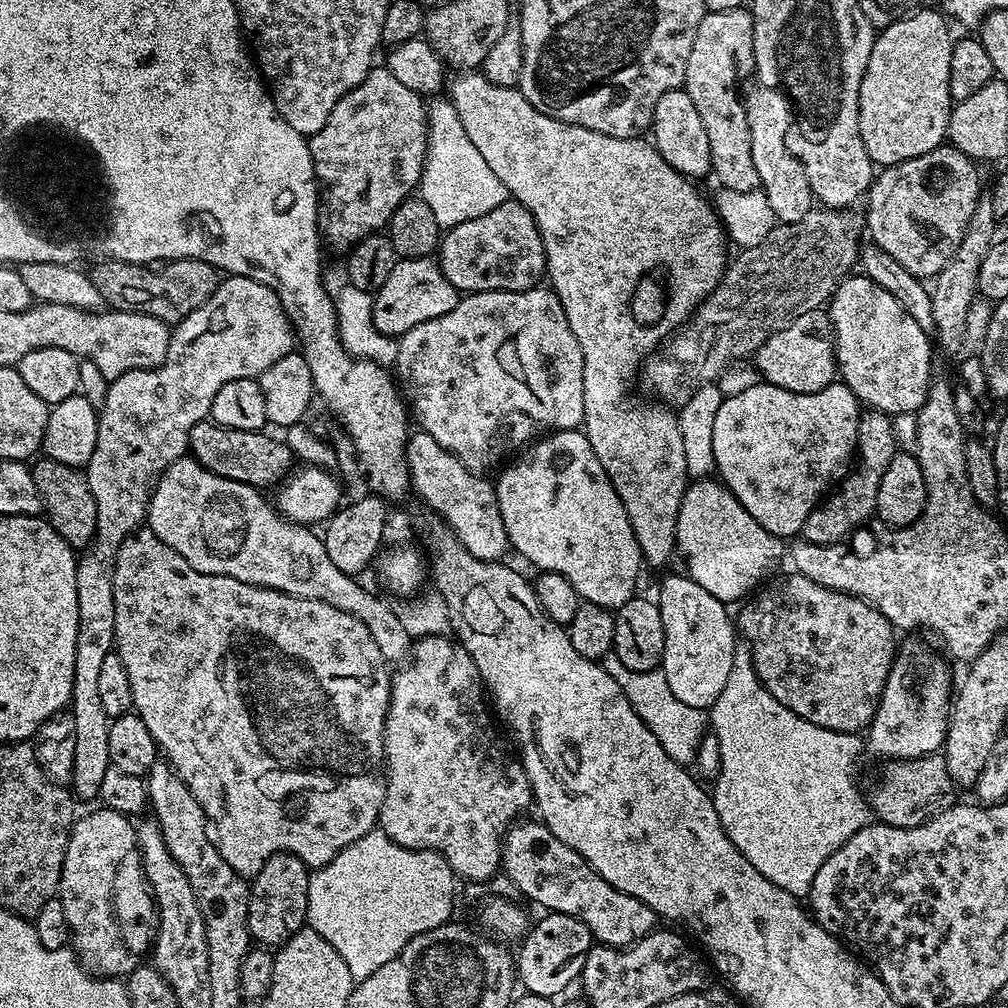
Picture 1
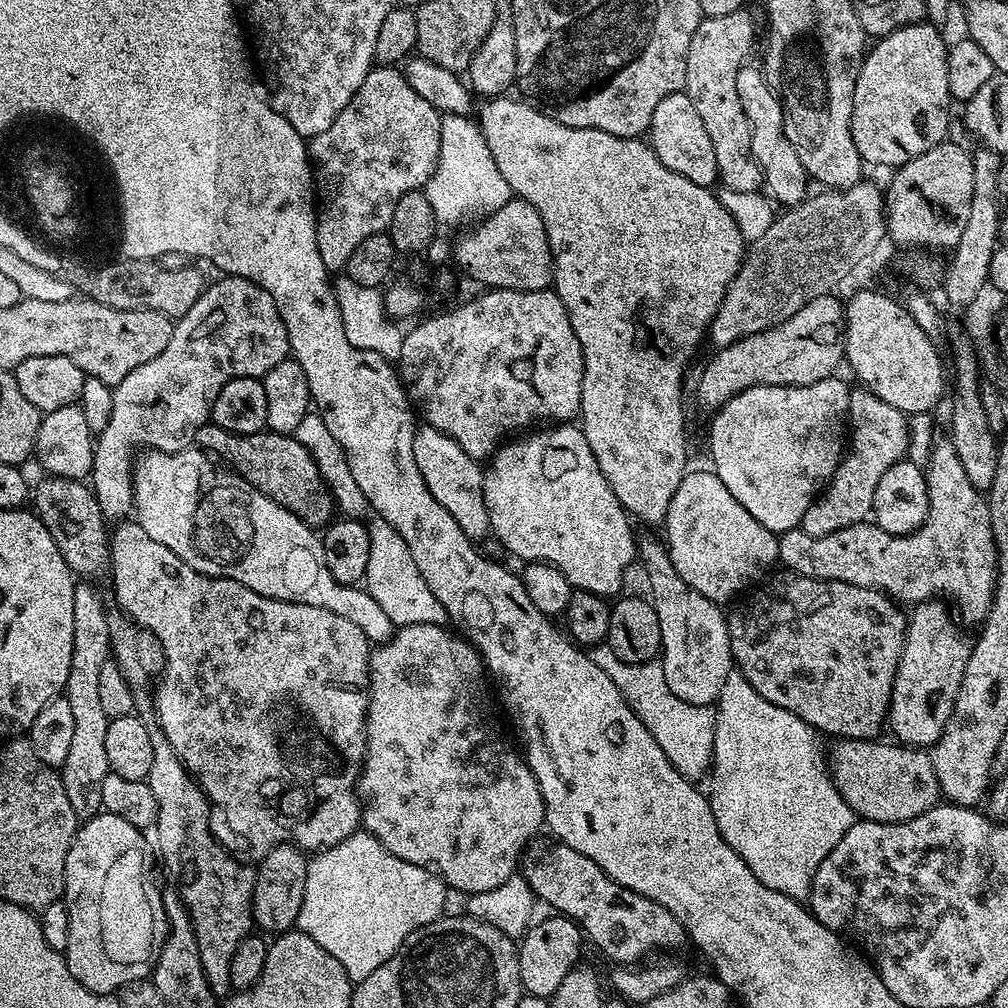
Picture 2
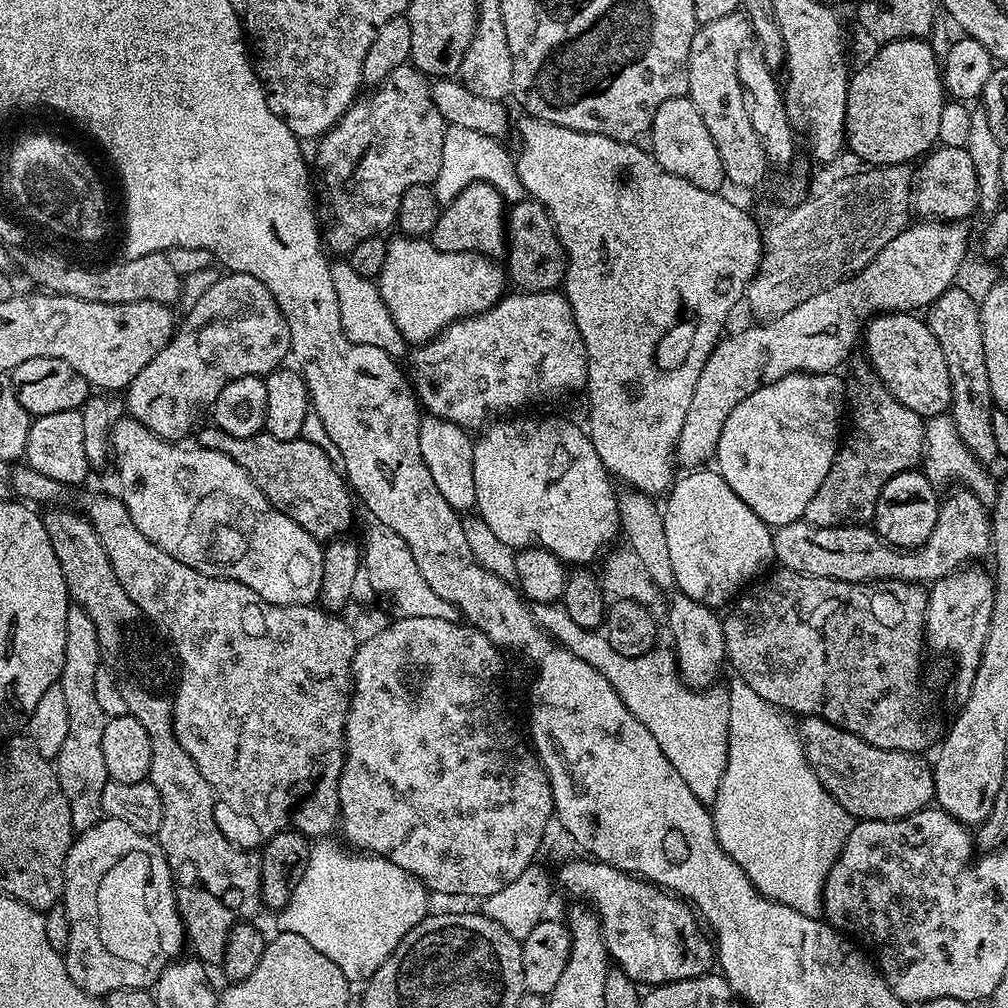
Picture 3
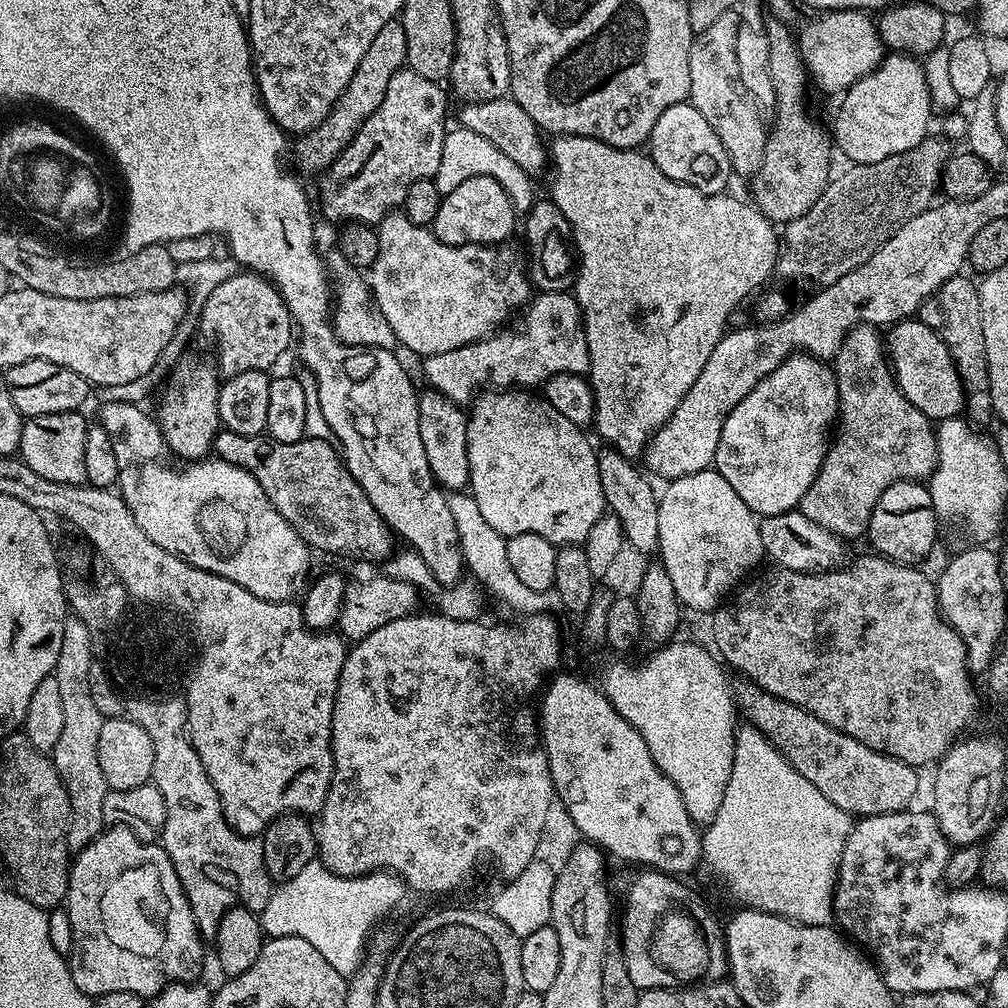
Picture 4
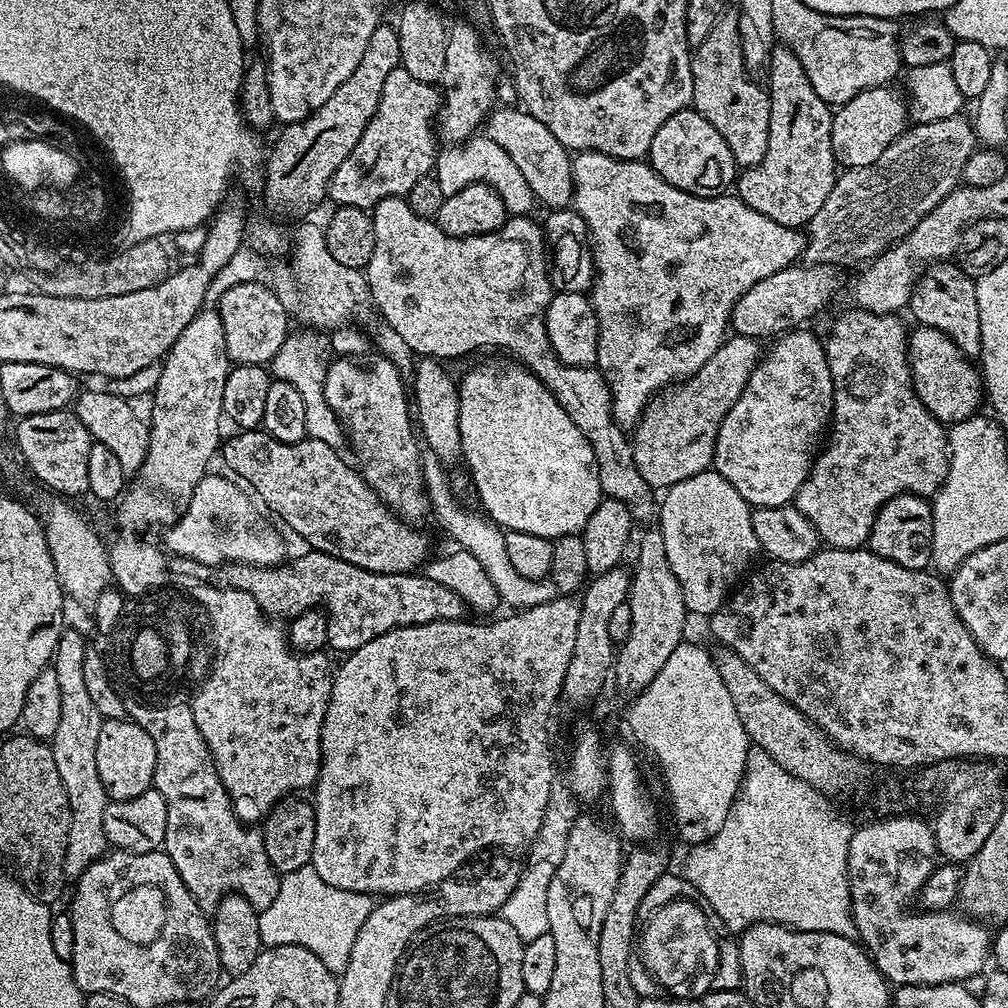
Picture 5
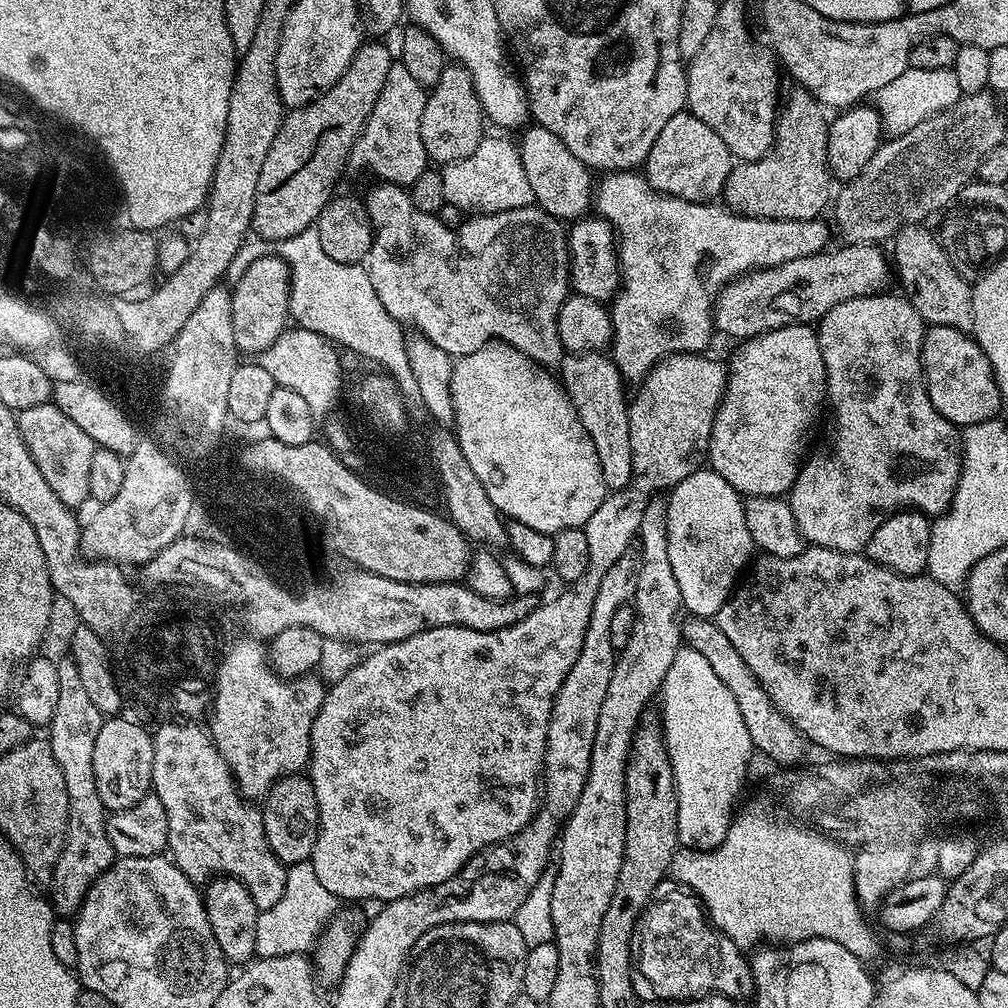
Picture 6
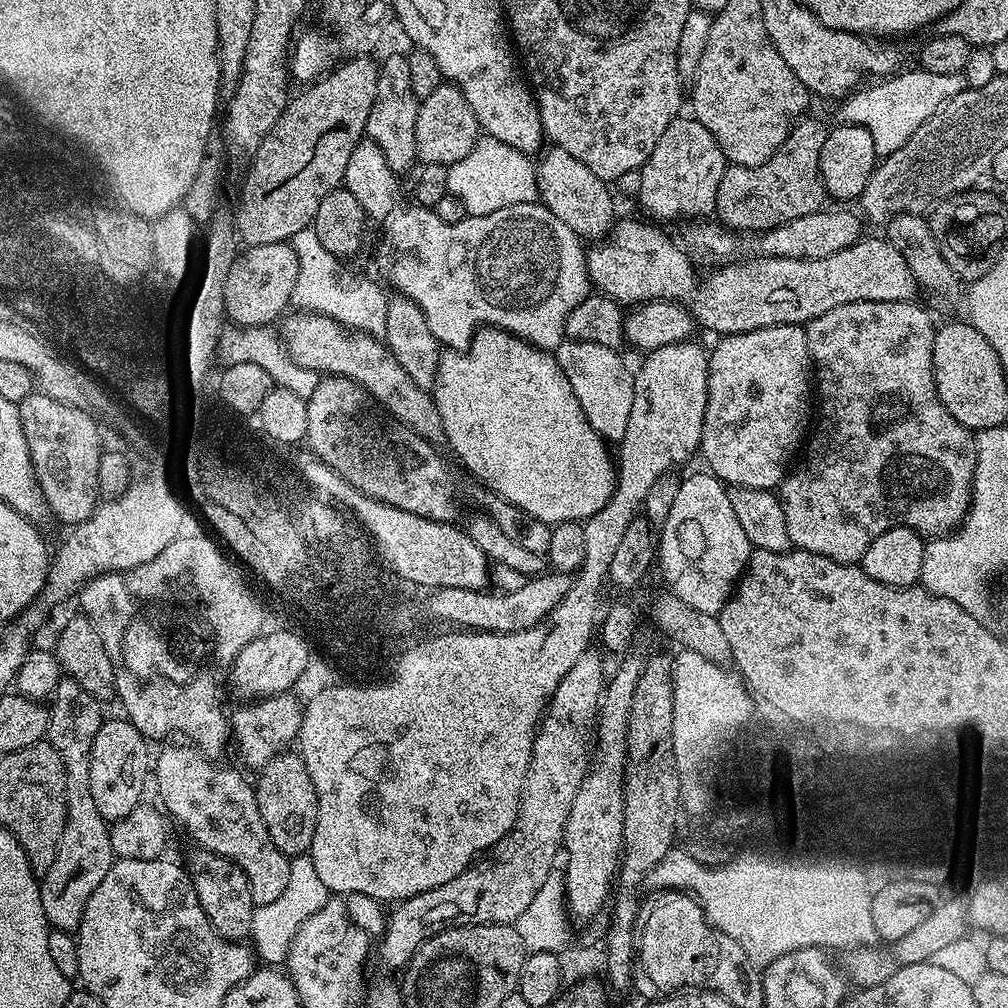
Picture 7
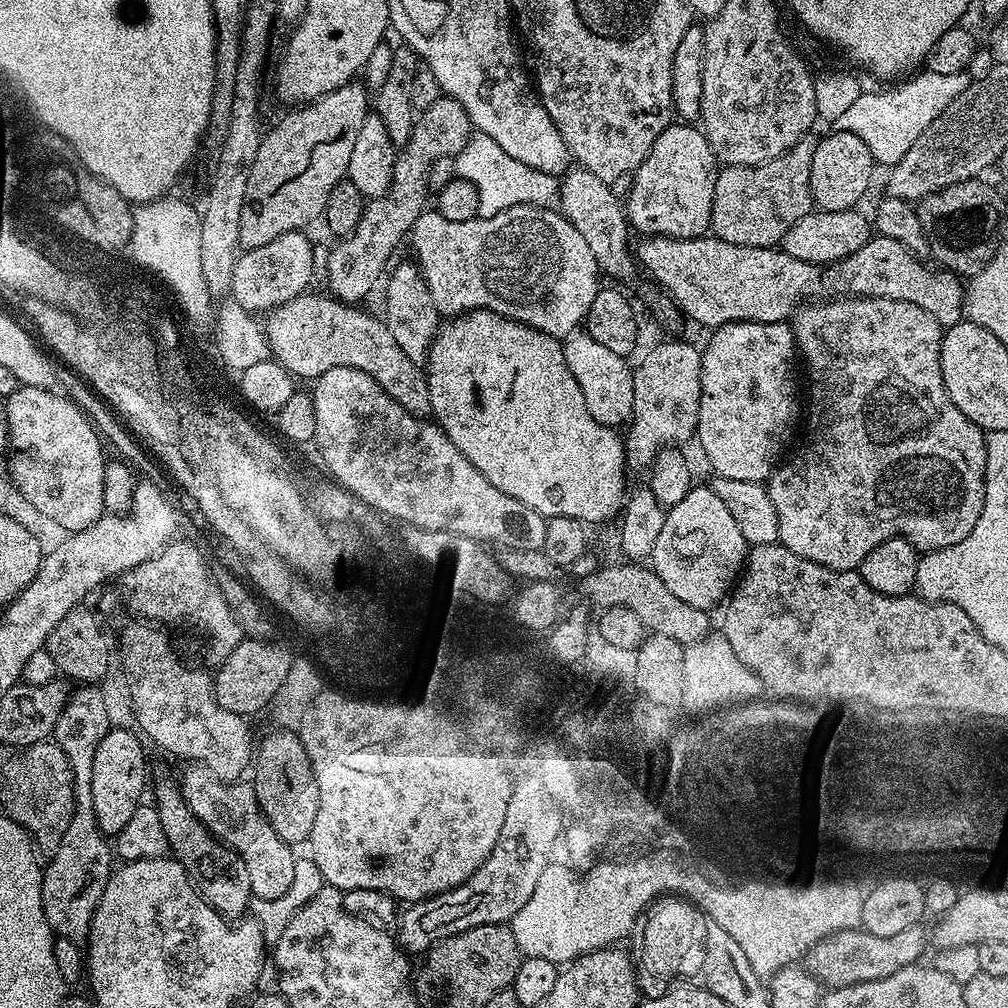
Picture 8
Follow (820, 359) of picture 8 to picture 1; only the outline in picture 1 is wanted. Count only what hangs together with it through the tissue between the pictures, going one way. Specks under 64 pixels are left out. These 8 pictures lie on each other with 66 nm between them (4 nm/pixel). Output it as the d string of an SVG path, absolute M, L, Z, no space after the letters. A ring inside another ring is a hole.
M875 410L861 411L858 438L856 439L858 463L836 485L831 495L817 504L815 510L810 514L810 518L806 518L799 535L815 544L839 544L847 541L849 539L847 536L859 524L866 523L870 518L873 519L882 474L886 474L886 466L890 466L897 451L896 438L892 429L892 416L887 412Z

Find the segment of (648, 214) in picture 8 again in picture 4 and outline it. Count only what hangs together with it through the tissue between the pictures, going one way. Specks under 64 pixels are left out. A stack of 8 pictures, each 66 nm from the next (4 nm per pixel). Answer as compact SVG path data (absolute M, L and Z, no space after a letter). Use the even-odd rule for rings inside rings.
M691 102L666 106L662 118L654 122L654 130L646 141L647 151L652 161L674 182L682 182L686 186L694 186L694 190L702 190L715 196L723 193L728 179L733 179L734 173L730 166L730 158L726 154L726 146L718 139L718 134L710 127L710 122L698 114Z

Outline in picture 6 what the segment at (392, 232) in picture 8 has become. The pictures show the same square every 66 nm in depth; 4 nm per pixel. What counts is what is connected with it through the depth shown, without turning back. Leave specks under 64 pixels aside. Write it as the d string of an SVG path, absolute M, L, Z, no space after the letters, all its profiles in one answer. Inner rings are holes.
M449 63L442 70L436 87L428 92L426 110L422 110L422 146L429 161L436 163L437 160L436 164L443 166L474 154L486 138L484 124L486 117L470 74L460 64Z

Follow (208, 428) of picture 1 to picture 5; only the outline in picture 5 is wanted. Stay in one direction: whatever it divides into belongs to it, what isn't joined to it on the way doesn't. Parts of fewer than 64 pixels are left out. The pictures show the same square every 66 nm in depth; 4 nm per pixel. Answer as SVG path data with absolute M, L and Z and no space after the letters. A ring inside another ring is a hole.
M240 430L235 434L237 436L229 440L227 437L222 444L224 464L229 468L227 471L237 481L247 485L262 504L264 499L263 507L273 517L281 516L288 523L289 530L308 543L309 549L325 552L362 570L378 574L416 572L429 559L427 534L419 532L415 523L401 520L364 481L359 471L335 452L337 449L331 443L305 438L293 444L283 444L263 430Z

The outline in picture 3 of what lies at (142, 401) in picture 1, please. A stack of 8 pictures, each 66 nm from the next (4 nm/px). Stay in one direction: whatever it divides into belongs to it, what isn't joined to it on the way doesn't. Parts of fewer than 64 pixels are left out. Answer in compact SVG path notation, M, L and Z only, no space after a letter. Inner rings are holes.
M228 272L221 275L198 302L190 305L187 312L188 317L181 324L179 321L167 346L136 375L134 382L130 382L126 389L127 415L142 422L142 426L149 428L155 436L173 442L183 441L183 436L192 427L197 427L196 419L200 416L200 408L207 409L211 406L231 380L247 376L263 378L281 367L292 351L290 330L278 302L274 302L270 290L266 290L266 286L258 282L258 278L250 278L250 274ZM79 606L69 607L66 614L66 658L59 678L60 689L66 698L66 711L70 714L70 727L62 742L62 750L58 750L54 767L58 774L58 782L62 786L62 794L66 794L70 806L70 822L73 833L79 834L90 830L104 816L102 810L102 790L108 785L106 762L102 759L102 730L106 719L102 706L98 706L98 698L94 695L94 678L102 666L102 653L98 642L98 630L86 610Z

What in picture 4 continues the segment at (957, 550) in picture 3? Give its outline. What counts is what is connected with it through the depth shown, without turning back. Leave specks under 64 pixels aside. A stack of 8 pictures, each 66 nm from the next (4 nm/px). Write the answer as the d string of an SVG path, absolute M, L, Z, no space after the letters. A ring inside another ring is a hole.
M799 510L763 517L760 520L760 533L765 557L769 561L772 559L773 565L786 570L799 572L831 570L841 567L849 559L849 545L844 537L835 536L830 530L818 526L818 522L810 522L810 518L806 518L806 514Z

